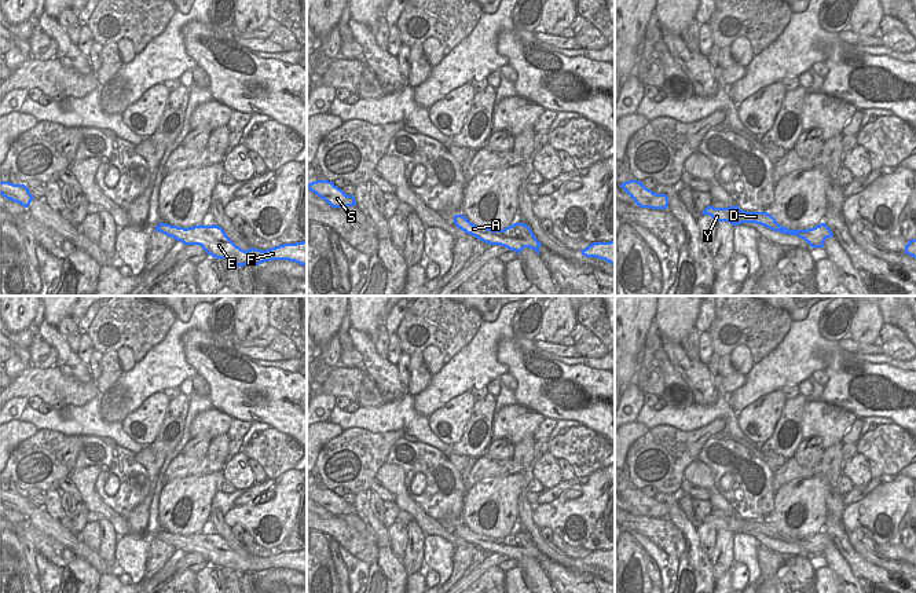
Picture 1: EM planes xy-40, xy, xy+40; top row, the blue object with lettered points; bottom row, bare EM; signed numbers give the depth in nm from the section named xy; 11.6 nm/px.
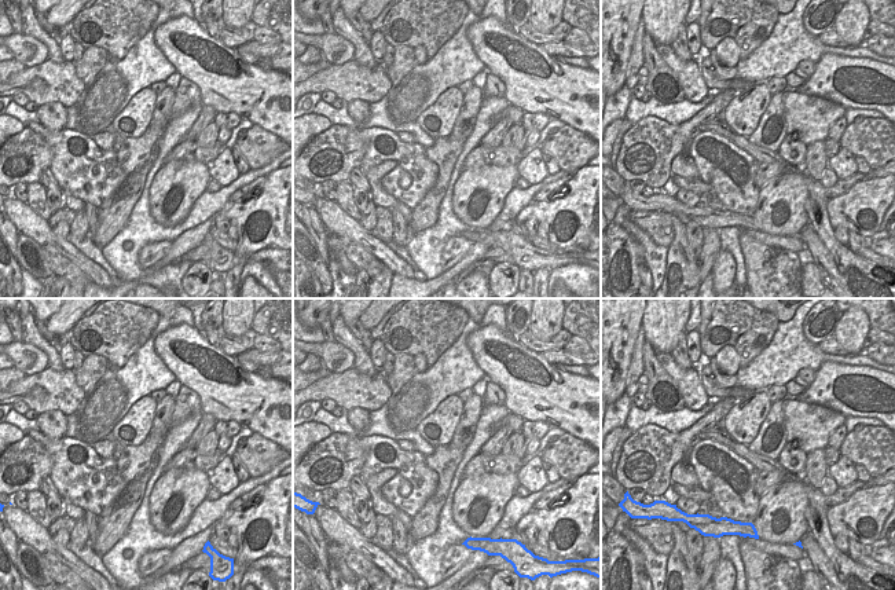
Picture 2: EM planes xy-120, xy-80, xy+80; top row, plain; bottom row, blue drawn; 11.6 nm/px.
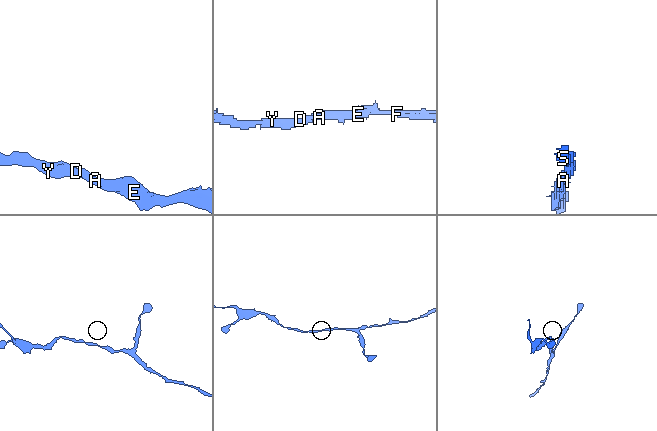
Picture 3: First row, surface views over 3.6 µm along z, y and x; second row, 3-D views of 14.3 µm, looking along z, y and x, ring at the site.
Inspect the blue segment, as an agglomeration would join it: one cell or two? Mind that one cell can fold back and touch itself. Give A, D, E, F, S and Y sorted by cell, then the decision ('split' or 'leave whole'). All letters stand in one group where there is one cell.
groups A D E F S Y; leave whole

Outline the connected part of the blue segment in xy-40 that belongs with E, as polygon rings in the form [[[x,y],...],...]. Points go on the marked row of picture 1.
[[[160,223],[154,231],[160,231],[168,237],[172,237],[184,245],[199,245],[212,257],[231,260],[238,267],[246,264],[259,266],[272,260],[289,260],[301,266],[307,266],[307,241],[283,244],[267,250],[254,248],[243,250],[227,237],[221,227],[216,224],[199,224],[184,228]]]

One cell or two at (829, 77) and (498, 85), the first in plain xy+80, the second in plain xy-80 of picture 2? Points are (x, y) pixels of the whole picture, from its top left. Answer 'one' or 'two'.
two

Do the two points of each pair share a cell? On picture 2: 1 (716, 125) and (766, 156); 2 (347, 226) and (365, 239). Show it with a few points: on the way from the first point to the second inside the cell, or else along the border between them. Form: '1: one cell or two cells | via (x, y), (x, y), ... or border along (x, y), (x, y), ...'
1: one cell | via (729, 134), (754, 150)
2: one cell | via (351, 230), (360, 237)

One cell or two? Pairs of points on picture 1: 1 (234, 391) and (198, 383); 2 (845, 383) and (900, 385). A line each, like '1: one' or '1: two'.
1: two
2: one

